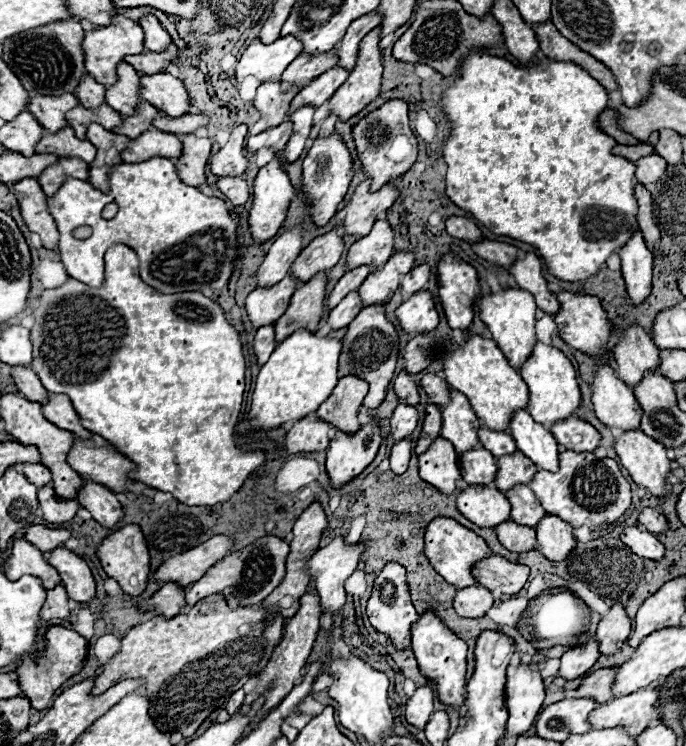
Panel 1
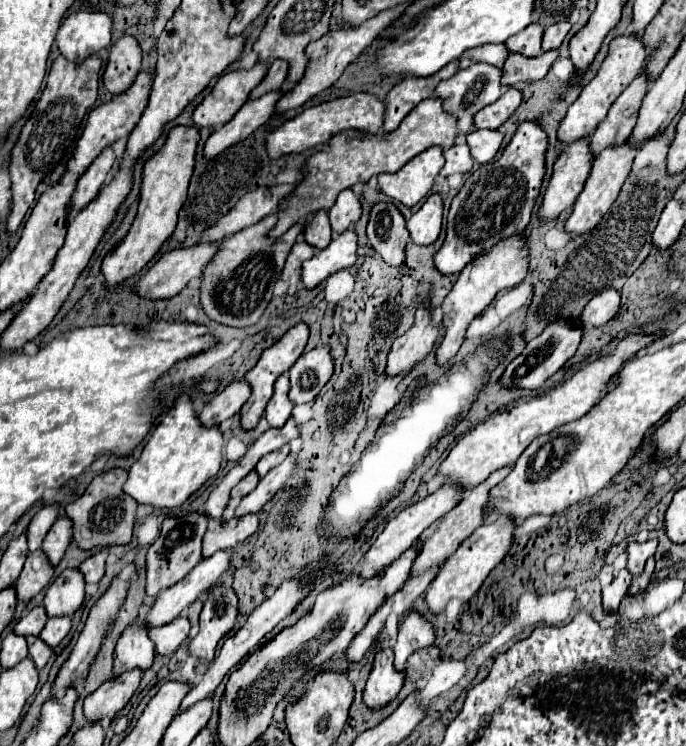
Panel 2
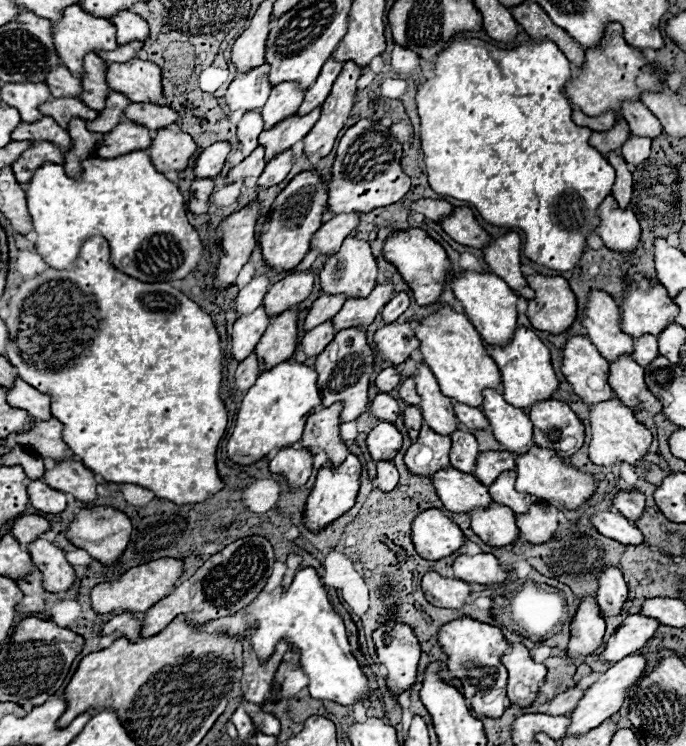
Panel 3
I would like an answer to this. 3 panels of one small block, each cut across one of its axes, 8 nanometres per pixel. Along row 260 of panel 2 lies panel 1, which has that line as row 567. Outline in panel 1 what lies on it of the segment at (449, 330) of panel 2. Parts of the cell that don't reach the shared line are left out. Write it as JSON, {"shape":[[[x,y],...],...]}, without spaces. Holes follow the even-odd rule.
{"shape":[[[492,554],[478,560],[472,566],[472,576],[476,584],[488,588],[494,594],[516,594],[524,588],[530,568],[524,564],[512,564],[506,558]]]}

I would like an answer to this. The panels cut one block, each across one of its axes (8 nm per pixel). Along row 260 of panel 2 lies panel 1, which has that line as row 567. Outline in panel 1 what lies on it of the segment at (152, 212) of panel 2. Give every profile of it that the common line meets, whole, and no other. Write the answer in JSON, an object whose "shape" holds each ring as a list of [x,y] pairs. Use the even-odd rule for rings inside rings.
{"shape":[[[128,524],[128,526],[122,526],[120,530],[112,532],[110,536],[106,536],[102,540],[102,544],[98,544],[96,556],[100,558],[104,572],[110,578],[114,578],[126,594],[138,596],[144,592],[144,588],[148,584],[148,572],[150,572],[150,554],[146,550],[146,540],[144,540],[140,526]]]}

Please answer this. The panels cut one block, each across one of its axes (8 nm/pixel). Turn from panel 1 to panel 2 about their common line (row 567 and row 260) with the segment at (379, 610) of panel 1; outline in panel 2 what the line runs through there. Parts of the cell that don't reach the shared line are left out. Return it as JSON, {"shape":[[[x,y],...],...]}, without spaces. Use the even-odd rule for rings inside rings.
{"shape":[[[376,202],[372,206],[368,240],[390,266],[398,266],[404,260],[404,246],[410,234],[406,230],[406,218],[392,202]]]}

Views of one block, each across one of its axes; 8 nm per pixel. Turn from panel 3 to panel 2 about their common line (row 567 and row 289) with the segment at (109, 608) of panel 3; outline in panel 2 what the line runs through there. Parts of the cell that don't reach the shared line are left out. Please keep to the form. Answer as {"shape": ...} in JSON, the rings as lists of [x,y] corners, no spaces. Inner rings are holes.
{"shape":[[[200,242],[190,248],[166,252],[136,284],[144,298],[172,298],[194,278],[202,278],[204,268],[220,250],[220,244]]]}

